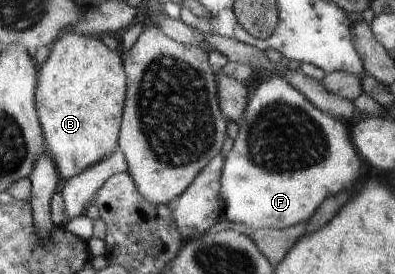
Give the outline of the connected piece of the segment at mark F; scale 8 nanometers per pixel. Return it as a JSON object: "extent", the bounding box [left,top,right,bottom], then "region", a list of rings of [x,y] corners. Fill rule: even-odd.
{"extent":[221,74,360,230],"region":[[[272,74],[267,81],[262,82],[257,87],[246,106],[243,121],[238,123],[238,126],[239,131],[233,141],[231,150],[227,153],[223,167],[221,177],[221,203],[223,204],[227,219],[230,222],[245,224],[248,230],[263,230],[266,228],[279,230],[290,225],[296,225],[296,223],[302,223],[302,221],[306,221],[306,219],[314,213],[314,209],[316,209],[328,195],[334,195],[336,191],[340,191],[340,187],[342,187],[342,189],[346,189],[348,185],[352,187],[352,181],[358,177],[358,167],[360,167],[360,163],[351,144],[346,122],[341,122],[327,112],[320,111],[319,108],[313,105],[301,92],[296,91],[296,88],[293,88],[287,80],[276,74]]]}

